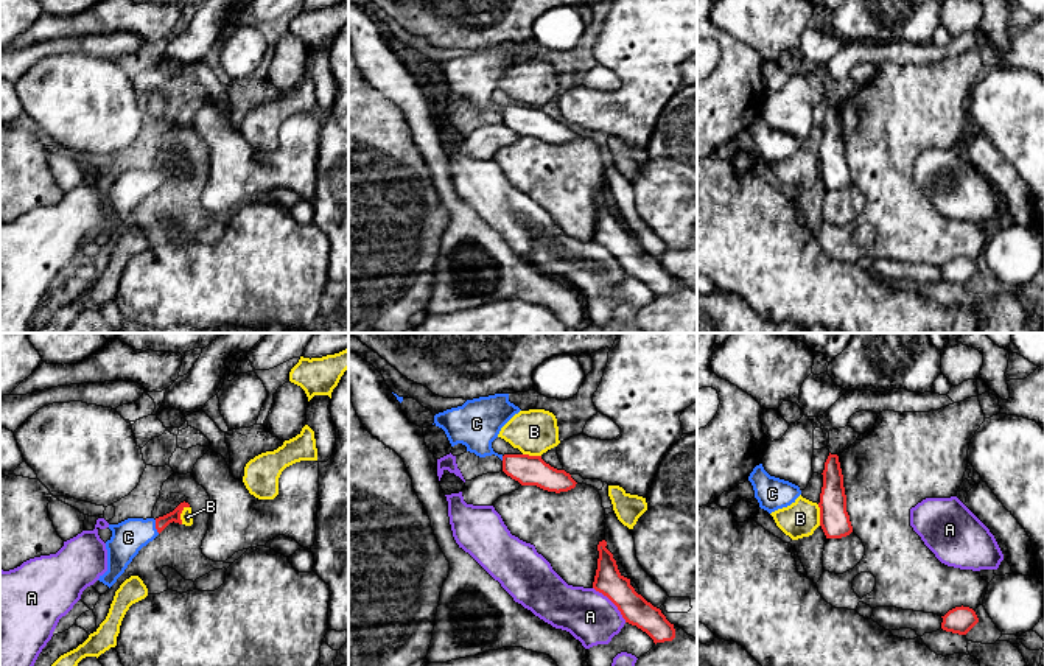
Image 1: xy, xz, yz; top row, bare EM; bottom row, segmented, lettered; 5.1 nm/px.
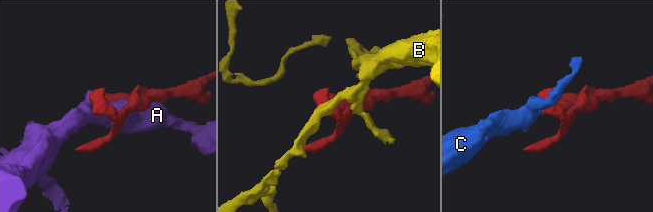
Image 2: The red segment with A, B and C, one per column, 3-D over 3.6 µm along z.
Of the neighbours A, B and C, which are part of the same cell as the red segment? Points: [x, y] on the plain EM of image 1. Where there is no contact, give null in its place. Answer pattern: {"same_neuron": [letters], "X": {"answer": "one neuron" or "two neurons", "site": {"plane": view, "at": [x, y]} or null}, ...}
{"same_neuron": ["C"], "A": {"answer": "two neurons", "site": {"plane": "xz", "at": [612, 252]}}, "B": {"answer": "two neurons", "site": {"plane": "xy", "at": [181, 164]}}, "C": {"answer": "one neuron", "site": {"plane": "xy", "at": [156, 178]}}}

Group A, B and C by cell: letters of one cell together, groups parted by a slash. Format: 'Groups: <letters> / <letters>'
Groups: A / B / C

